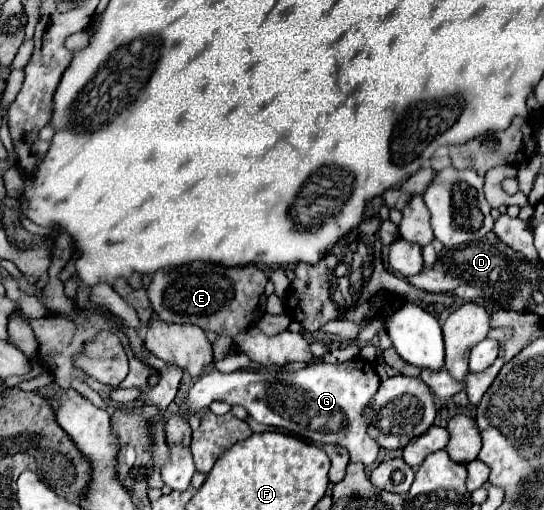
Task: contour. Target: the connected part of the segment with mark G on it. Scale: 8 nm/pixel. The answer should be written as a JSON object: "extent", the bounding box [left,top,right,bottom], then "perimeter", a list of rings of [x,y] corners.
{"extent":[181,360,379,466],"perimeter":[[[347,360],[341,364],[309,364],[295,372],[285,372],[281,368],[263,368],[259,370],[237,370],[223,374],[219,370],[203,374],[193,388],[181,414],[201,412],[211,402],[221,400],[231,406],[243,406],[253,420],[267,426],[283,428],[299,438],[321,442],[321,444],[341,444],[349,450],[351,462],[361,462],[365,466],[373,464],[379,446],[367,434],[367,420],[363,420],[363,410],[379,388],[379,376],[367,360]]]}

